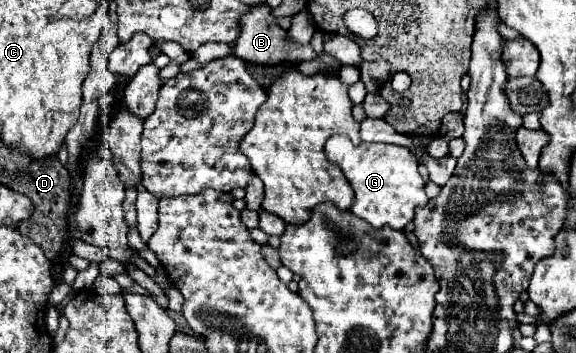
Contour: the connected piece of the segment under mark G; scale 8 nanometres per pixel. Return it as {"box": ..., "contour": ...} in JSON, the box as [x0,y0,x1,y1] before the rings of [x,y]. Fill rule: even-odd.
{"box":[326,135,428,231],"contour":[[[332,135],[326,141],[326,157],[332,165],[338,165],[354,189],[354,201],[350,211],[368,221],[372,227],[390,225],[402,231],[414,217],[414,207],[424,205],[428,195],[424,191],[424,179],[418,171],[418,161],[408,147],[390,143],[360,143],[354,145],[346,135]]]}

